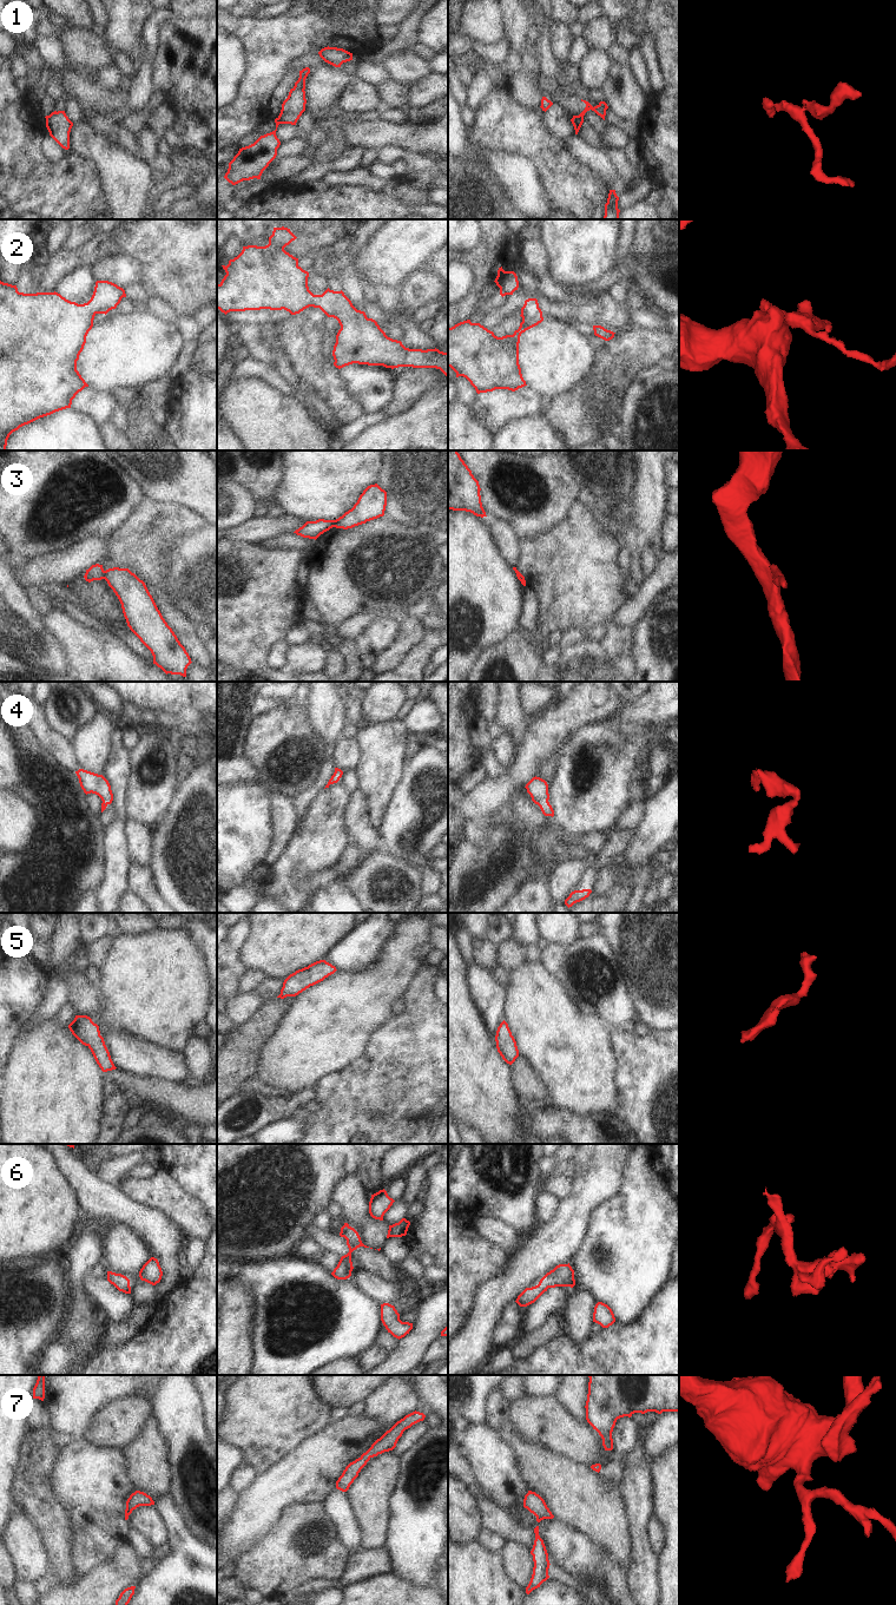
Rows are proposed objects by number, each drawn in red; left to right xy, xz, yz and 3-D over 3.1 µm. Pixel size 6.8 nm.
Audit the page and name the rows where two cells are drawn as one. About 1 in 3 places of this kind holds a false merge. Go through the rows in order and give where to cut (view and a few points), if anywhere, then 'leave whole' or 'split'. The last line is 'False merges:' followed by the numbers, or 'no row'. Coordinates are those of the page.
1: cut in xz along (277, 118), (280, 123); split
2: no cut; leave whole
3: cut in xy along (103, 571), (104, 578); split
4: no cut; leave whole
5: no cut; leave whole
6: no cut; leave whole
7: no cut; leave whole
False merges: 1, 3

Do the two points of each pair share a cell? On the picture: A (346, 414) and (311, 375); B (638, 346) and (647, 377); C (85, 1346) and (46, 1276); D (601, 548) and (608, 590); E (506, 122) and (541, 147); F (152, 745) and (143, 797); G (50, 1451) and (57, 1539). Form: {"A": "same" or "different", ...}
{"A": "same", "B": "different", "C": "different", "D": "same", "E": "same", "F": "same", "G": "same"}

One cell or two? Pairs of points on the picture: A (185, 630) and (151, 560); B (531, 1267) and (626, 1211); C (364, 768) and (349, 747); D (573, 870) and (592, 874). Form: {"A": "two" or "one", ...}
{"A": "one", "B": "two", "C": "two", "D": "two"}

